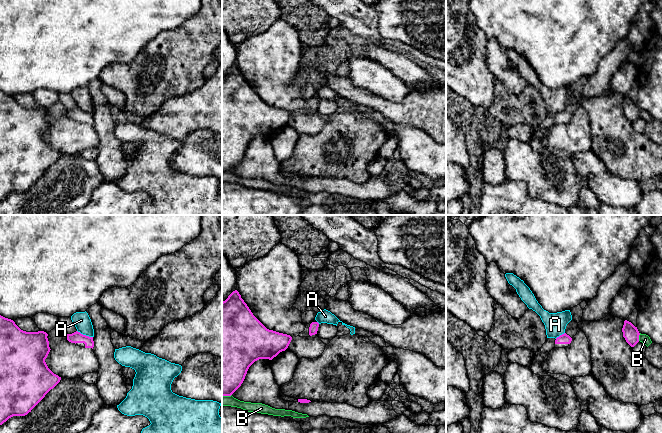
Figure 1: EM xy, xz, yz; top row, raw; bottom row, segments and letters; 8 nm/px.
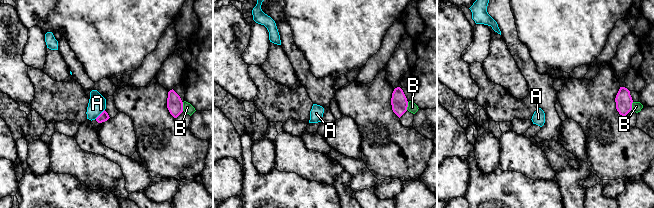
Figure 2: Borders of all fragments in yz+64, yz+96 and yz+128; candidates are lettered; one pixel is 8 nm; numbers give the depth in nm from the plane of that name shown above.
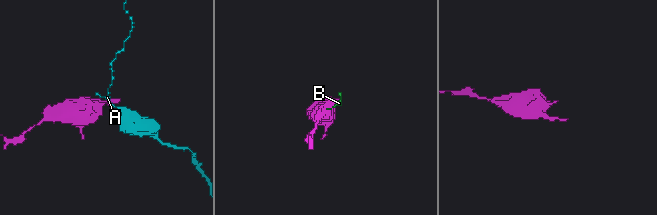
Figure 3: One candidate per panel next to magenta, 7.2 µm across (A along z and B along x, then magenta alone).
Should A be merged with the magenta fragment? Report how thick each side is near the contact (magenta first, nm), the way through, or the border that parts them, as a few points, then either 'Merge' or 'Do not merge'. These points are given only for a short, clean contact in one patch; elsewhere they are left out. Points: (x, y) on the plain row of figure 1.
Thickness 90 nm (magenta) against 140 nm. Boundary: xy (77, 106), (92, 113). Do not merge

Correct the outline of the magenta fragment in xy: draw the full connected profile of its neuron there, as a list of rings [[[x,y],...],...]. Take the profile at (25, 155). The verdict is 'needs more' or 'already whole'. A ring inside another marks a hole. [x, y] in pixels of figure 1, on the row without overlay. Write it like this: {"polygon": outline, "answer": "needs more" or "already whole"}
{"polygon": [[[0,91],[0,201],[13,192],[25,192],[45,173],[45,171],[53,165],[61,156],[61,153],[54,150],[47,142],[45,135],[47,134],[50,123],[47,114],[48,110],[44,107],[26,108],[21,106],[13,96]]], "answer": "already whole"}

